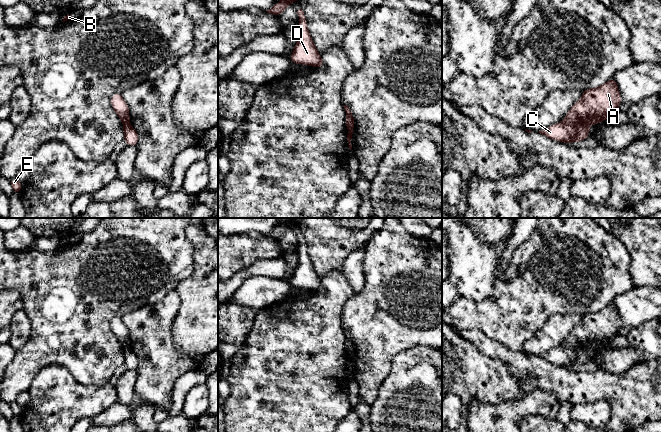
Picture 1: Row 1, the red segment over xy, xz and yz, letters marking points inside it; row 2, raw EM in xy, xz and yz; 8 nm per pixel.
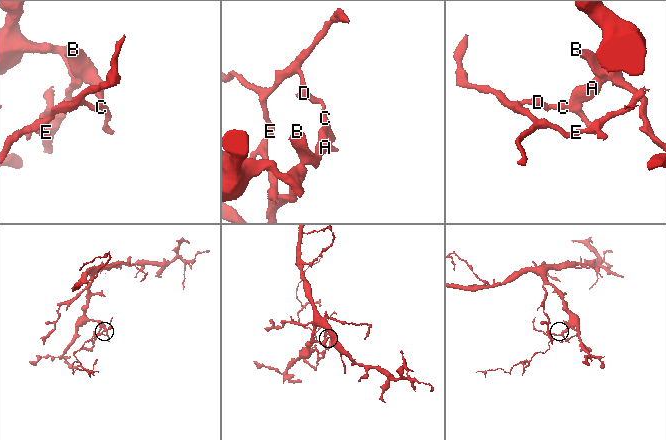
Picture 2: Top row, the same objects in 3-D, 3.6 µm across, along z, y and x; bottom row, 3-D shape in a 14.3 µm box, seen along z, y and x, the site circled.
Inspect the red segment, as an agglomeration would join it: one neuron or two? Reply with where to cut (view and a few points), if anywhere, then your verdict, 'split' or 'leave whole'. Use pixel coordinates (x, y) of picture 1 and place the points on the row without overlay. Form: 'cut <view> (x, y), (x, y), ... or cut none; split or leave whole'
cut yz (563, 345), (566, 347), (583, 347), (588, 349); split

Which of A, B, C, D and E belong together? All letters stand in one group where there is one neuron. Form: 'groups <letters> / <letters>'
groups A B / C D E

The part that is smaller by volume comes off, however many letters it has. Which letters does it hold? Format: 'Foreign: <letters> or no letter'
Foreign: C, D, E

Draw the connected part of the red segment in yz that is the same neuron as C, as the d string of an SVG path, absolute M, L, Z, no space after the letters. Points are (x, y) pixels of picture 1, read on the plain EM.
M560 346L554 348L545 354L539 355L540 358L564 367L580 366L589 361L589 349L582 347L566 348Z

